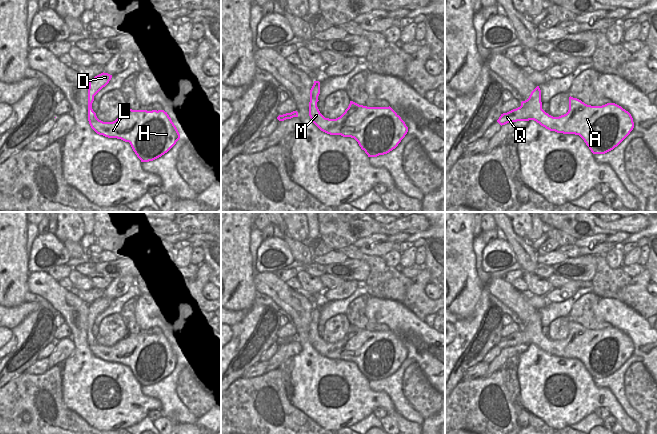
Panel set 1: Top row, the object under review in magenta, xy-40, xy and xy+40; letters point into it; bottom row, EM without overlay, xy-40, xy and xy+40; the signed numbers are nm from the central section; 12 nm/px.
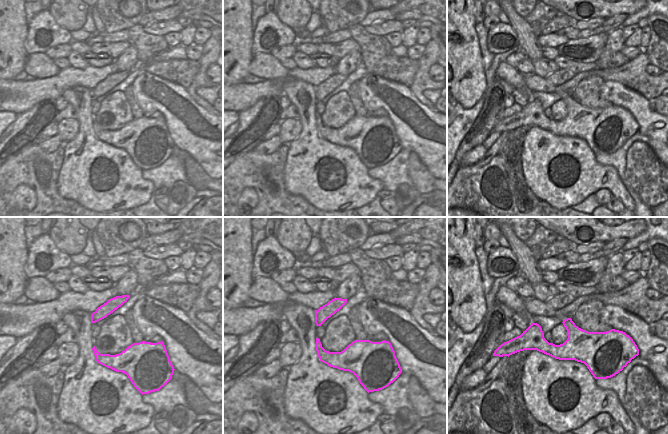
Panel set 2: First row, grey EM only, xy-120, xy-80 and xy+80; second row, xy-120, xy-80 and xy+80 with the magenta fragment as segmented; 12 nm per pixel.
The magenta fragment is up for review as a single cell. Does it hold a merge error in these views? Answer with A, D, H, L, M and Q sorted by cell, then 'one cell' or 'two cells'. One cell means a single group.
groups A D H L M Q; one cell

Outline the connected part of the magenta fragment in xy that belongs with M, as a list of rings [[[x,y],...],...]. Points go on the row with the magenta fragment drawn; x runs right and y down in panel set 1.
[[[314,81],[310,90],[309,116],[312,122],[323,132],[354,138],[368,157],[384,155],[395,149],[408,132],[401,117],[389,107],[367,107],[350,101],[345,112],[336,119],[325,118],[317,107],[320,94],[320,82]]]

